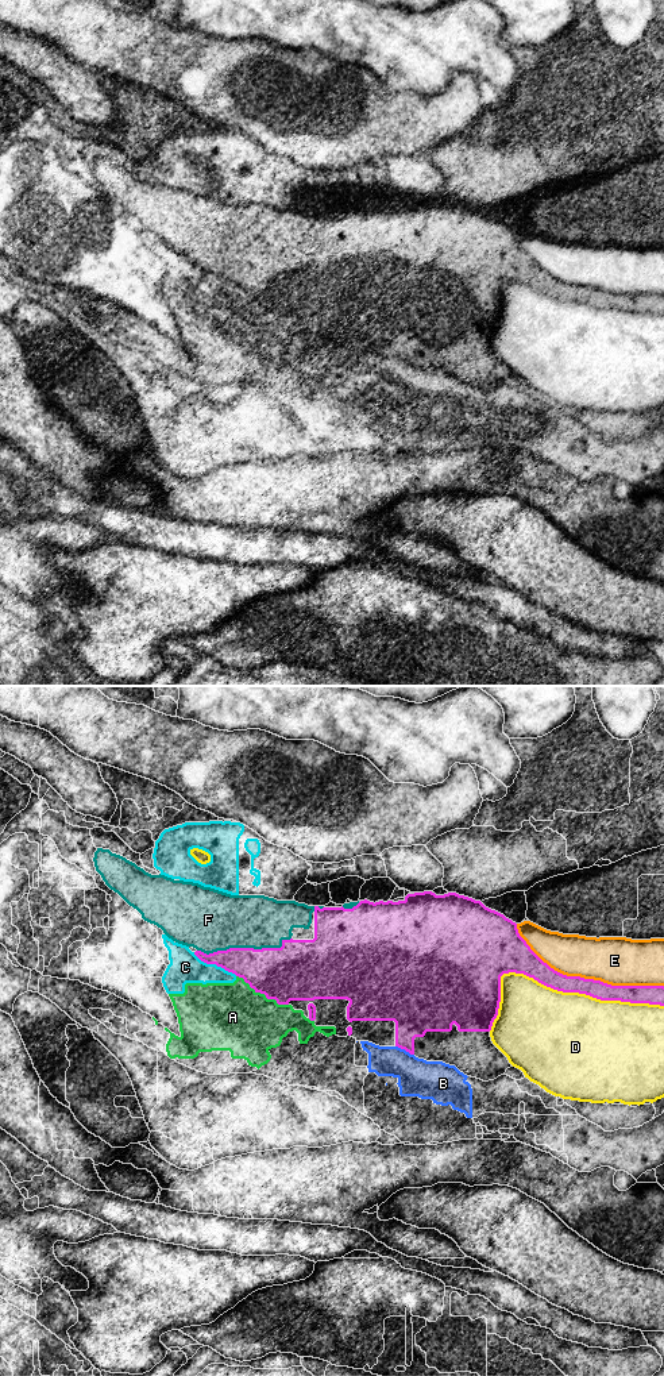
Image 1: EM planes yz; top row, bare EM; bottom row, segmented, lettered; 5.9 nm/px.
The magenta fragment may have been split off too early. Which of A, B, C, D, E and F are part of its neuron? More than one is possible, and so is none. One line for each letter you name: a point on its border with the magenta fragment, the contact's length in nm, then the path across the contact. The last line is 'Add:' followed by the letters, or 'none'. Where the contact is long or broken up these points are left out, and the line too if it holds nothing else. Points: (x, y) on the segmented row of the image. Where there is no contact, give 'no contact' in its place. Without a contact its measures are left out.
F: yz (244, 948) | 550 nm
Add: F

